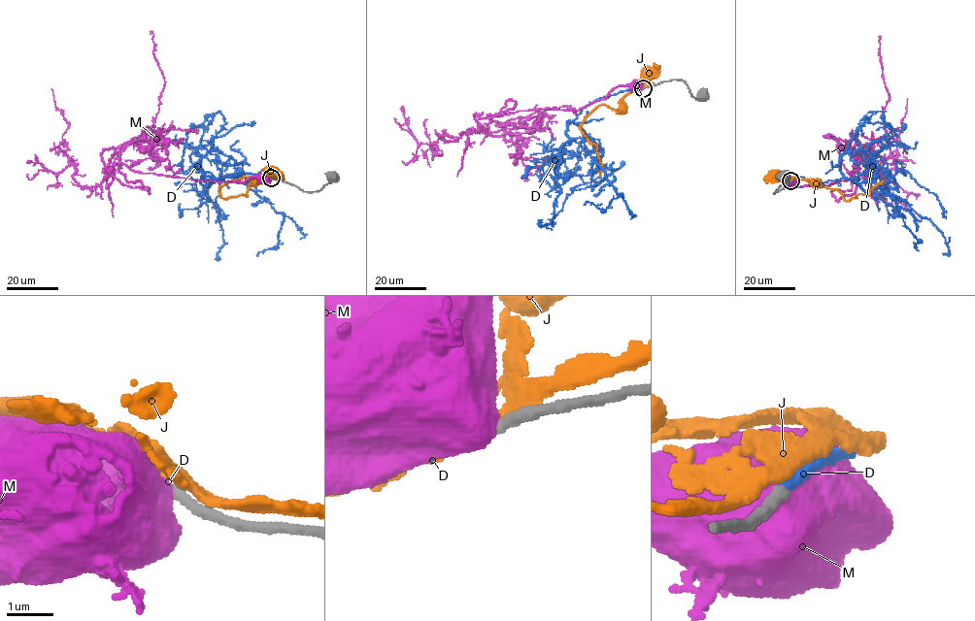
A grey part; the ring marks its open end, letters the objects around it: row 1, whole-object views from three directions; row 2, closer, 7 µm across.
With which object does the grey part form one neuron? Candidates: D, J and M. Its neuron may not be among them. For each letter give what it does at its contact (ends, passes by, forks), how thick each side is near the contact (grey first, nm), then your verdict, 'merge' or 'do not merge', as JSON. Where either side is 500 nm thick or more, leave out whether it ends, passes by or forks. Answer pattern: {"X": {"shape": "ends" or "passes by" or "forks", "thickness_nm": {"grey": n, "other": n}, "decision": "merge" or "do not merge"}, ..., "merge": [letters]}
{"D": {"shape": "ends", "thickness_nm": {"grey": 240, "other": 240}, "decision": "merge"}, "J": {"shape": "passes by", "thickness_nm": {"grey": 280, "other": 320}, "decision": "do not merge"}, "M": {"thickness_nm": {"grey": 240, "other": 750}, "decision": "do not merge"}, "merge": ["D"]}

